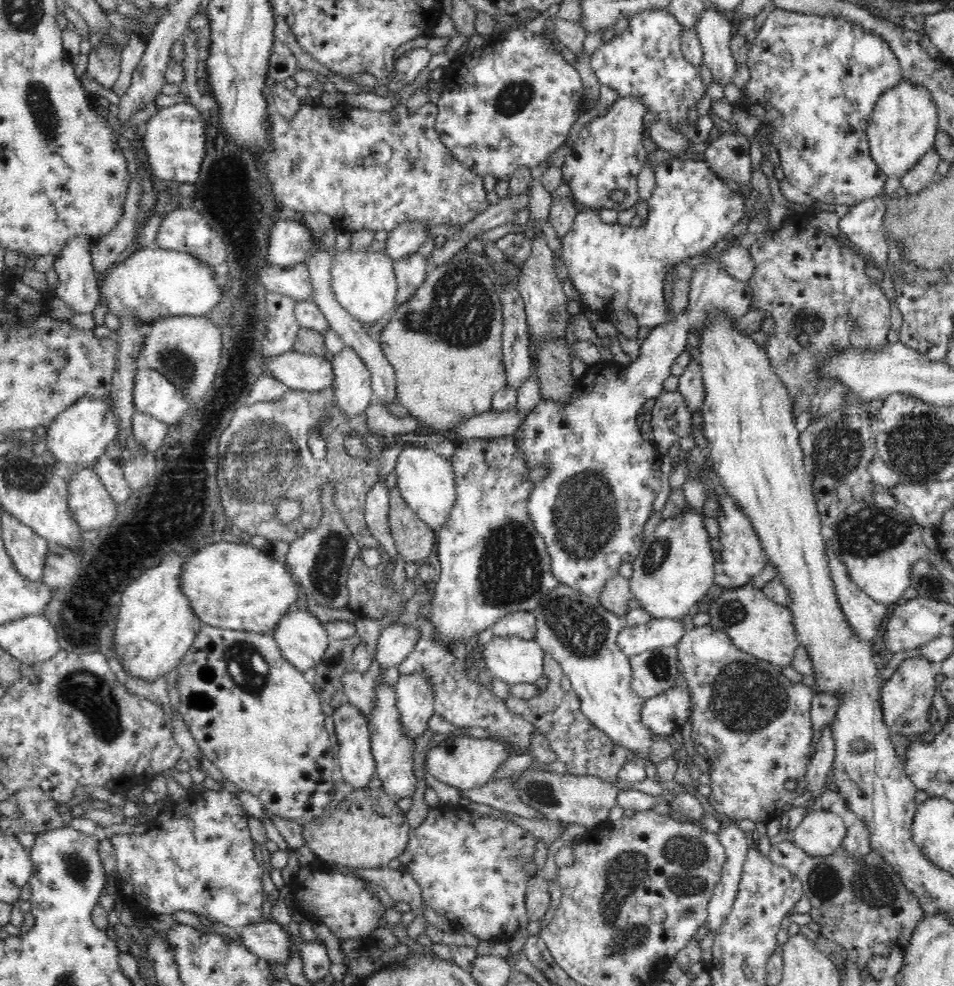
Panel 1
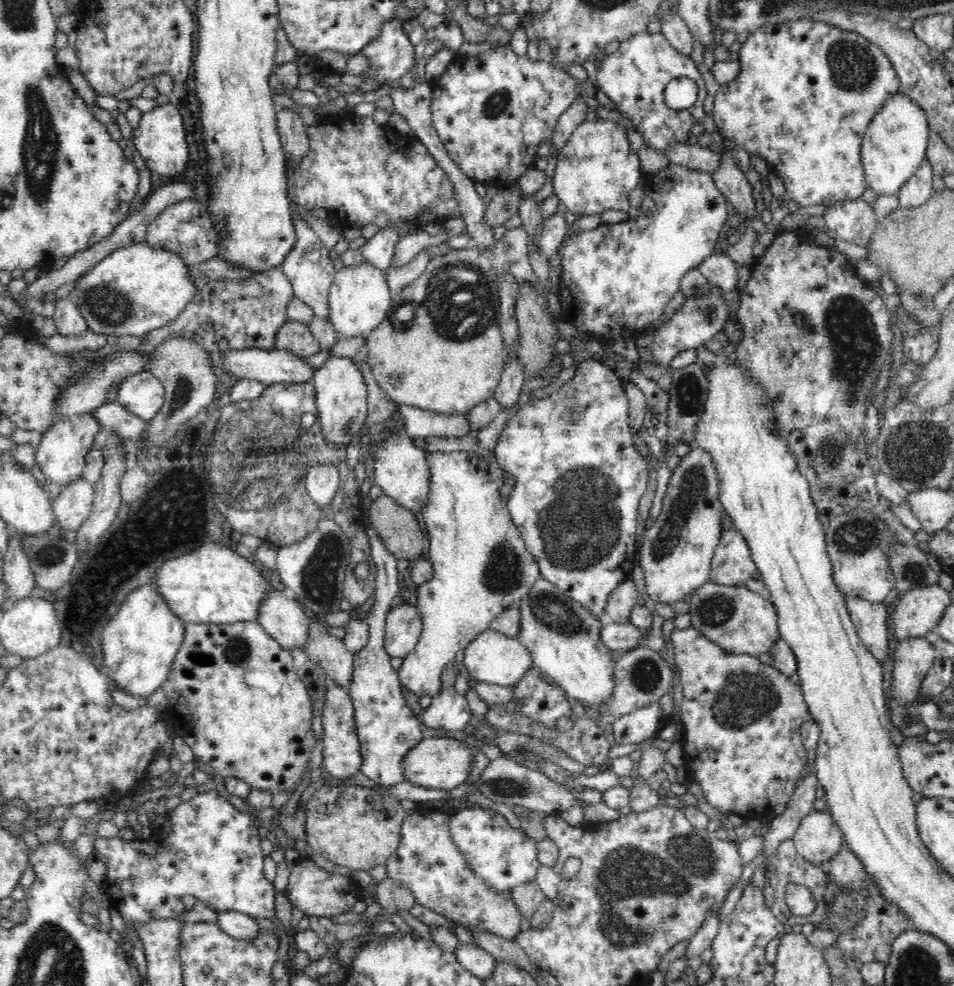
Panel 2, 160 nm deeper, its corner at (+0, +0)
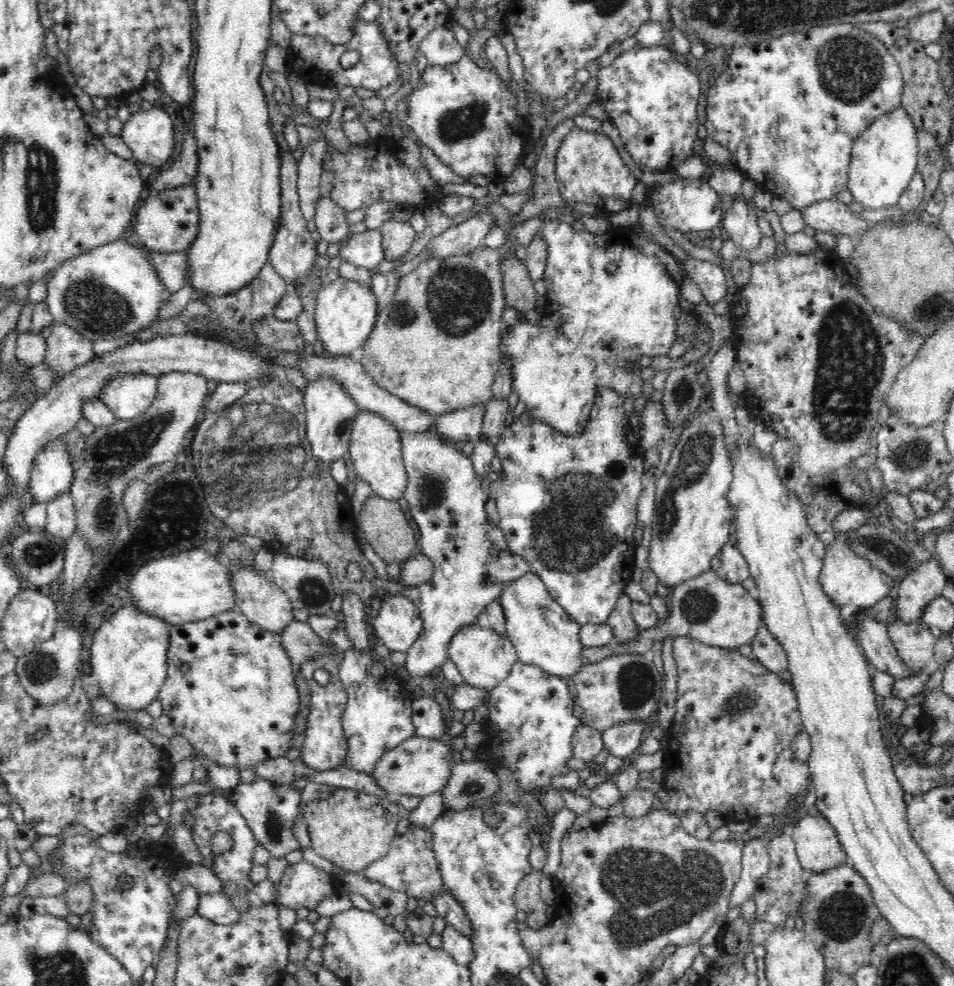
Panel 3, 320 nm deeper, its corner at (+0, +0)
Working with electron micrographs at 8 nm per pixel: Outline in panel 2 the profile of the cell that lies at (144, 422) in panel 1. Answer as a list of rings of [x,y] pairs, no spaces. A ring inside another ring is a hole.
[[[117,402],[105,403],[94,410],[95,419],[109,434],[118,434],[125,440],[141,441],[148,430],[146,420],[138,418]]]

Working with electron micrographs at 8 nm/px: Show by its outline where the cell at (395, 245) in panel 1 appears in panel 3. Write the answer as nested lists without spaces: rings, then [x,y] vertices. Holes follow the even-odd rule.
[[[367,229],[353,234],[339,250],[341,261],[364,269],[374,269],[385,260],[382,235],[379,229]]]

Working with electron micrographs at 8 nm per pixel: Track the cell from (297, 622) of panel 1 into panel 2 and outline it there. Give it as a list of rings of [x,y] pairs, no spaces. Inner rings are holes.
[[[268,589],[258,607],[257,621],[285,649],[303,649],[309,637],[310,619],[289,593]]]

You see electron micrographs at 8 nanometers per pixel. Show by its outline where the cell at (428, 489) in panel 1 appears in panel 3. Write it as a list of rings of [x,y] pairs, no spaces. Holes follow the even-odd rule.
[[[358,412],[351,428],[348,454],[357,476],[368,482],[372,494],[394,500],[403,497],[407,476],[402,460],[401,436],[388,420],[376,412]]]

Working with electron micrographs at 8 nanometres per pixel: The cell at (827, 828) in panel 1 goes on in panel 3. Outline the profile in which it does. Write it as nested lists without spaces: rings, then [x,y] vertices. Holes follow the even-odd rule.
[[[803,813],[794,826],[792,837],[803,870],[826,872],[846,864],[846,853],[837,832],[822,814],[809,816]]]

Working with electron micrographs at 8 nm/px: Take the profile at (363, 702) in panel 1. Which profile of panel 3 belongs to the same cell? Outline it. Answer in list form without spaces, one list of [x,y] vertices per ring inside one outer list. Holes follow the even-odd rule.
[[[292,619],[279,633],[283,647],[294,668],[298,668],[304,661],[313,659],[316,655],[325,655],[327,646],[334,645],[331,641],[320,641],[320,637],[312,632],[306,621]]]

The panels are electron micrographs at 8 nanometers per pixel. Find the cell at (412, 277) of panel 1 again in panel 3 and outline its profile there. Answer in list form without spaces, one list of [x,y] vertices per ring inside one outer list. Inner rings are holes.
[[[388,219],[378,228],[382,235],[385,259],[394,261],[406,254],[416,240],[417,233],[409,222]]]

